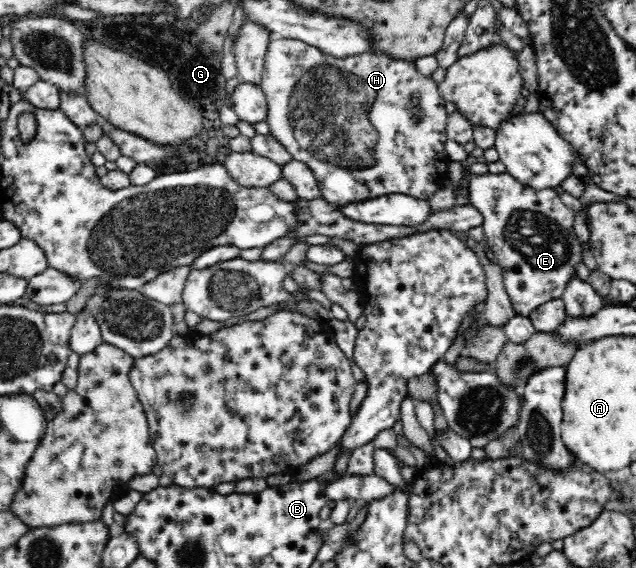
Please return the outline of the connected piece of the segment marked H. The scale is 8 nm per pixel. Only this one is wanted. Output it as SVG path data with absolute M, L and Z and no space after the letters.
M273 37L268 42L268 50L265 56L265 63L264 63L264 72L263 77L261 78L261 83L259 84L261 89L264 91L266 100L267 100L267 117L265 121L268 123L269 126L269 134L272 135L284 148L293 156L294 160L298 160L300 162L304 162L304 164L308 165L308 168L312 170L314 176L317 180L317 185L320 189L321 196L326 199L331 205L336 206L346 206L348 203L356 203L362 202L363 200L378 198L382 195L387 194L408 194L408 196L428 200L432 198L432 195L443 186L444 182L448 180L448 164L450 164L451 160L448 157L446 151L444 151L444 143L448 140L448 135L446 134L446 125L447 125L447 118L448 114L446 113L446 109L444 109L445 100L442 98L440 91L438 91L438 83L436 83L432 77L424 76L416 69L416 65L414 61L408 61L408 59L396 59L386 53L376 53L372 54L371 52L362 52L362 54L356 54L356 56L348 56L348 58L334 58L328 54L324 54L320 49L316 48L315 46L310 46L301 40L294 40L291 38L279 38Z

